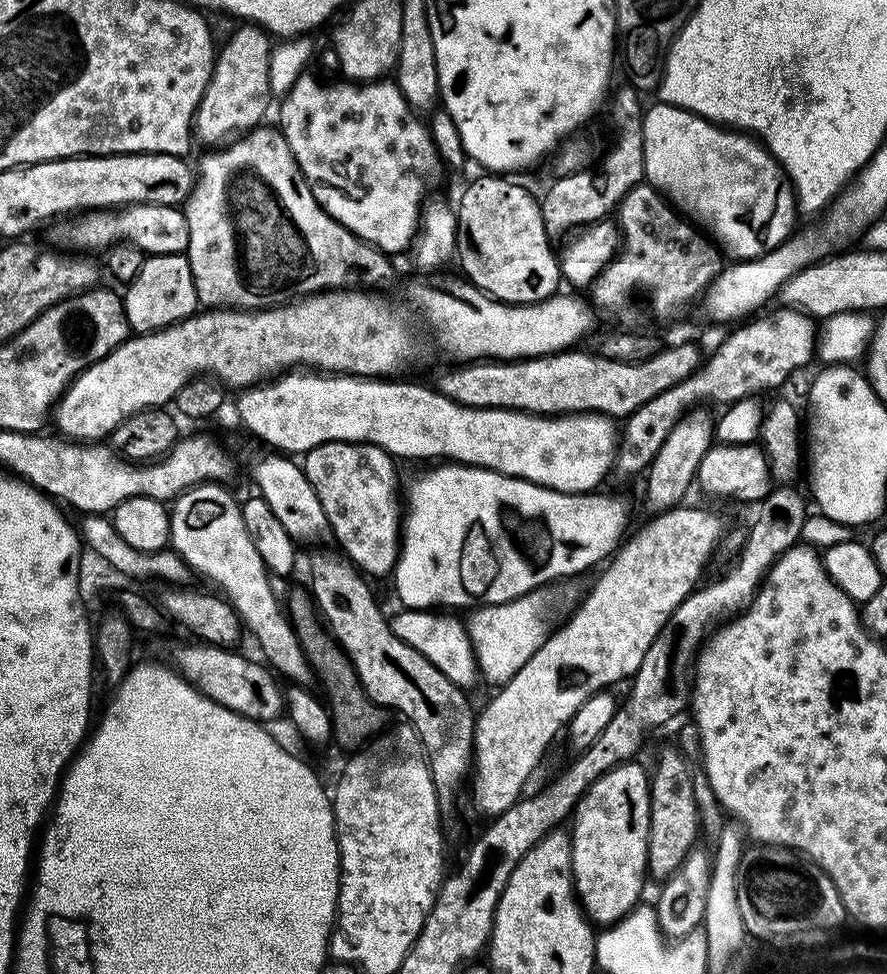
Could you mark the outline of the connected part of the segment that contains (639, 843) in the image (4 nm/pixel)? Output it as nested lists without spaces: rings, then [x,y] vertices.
[[[625,761],[622,764],[609,770],[606,774],[602,774],[598,779],[591,784],[591,786],[584,791],[584,796],[576,801],[576,810],[571,817],[570,835],[572,838],[572,881],[576,887],[576,898],[580,902],[581,908],[584,910],[585,916],[593,925],[611,926],[618,923],[621,919],[625,918],[629,912],[634,910],[641,901],[642,894],[642,876],[647,871],[648,865],[648,844],[649,844],[649,826],[650,826],[650,804],[649,798],[651,796],[651,785],[649,773],[638,764],[637,761]]]

